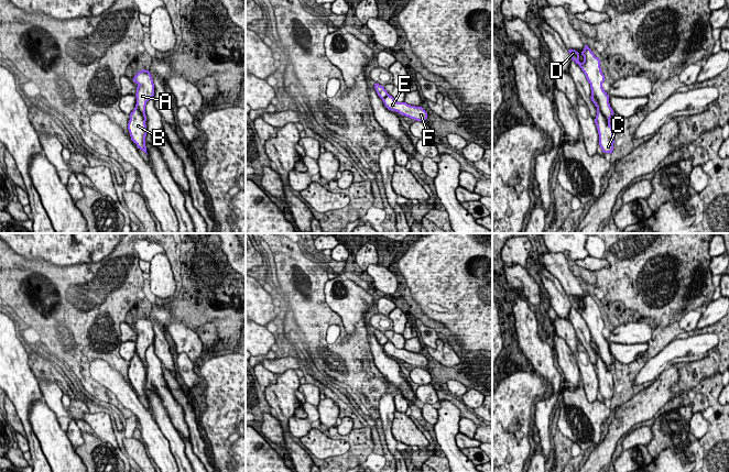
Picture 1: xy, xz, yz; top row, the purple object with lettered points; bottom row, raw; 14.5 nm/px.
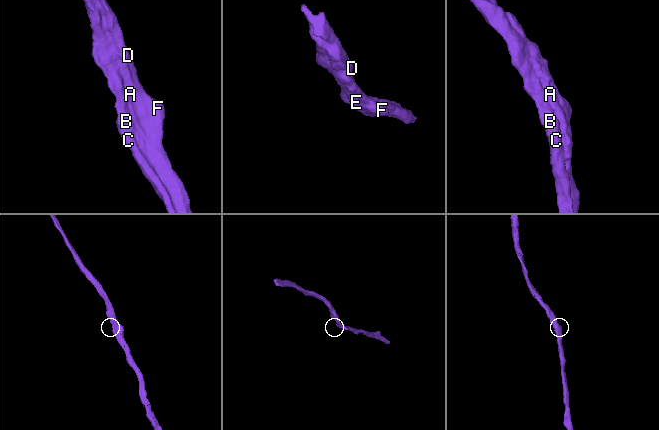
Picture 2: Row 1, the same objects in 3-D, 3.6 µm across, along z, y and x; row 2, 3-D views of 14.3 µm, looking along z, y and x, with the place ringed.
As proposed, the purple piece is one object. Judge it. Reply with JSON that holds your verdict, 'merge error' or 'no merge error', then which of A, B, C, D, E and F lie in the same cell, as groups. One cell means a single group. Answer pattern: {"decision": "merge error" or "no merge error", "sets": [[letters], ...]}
{"decision": "merge error", "sets": [["A", "D", "E", "F"], ["B", "C"]]}

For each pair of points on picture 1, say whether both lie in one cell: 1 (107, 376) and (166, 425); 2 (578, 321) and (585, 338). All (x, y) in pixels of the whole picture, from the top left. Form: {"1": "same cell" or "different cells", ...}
{"1": "different cells", "2": "same cell"}

